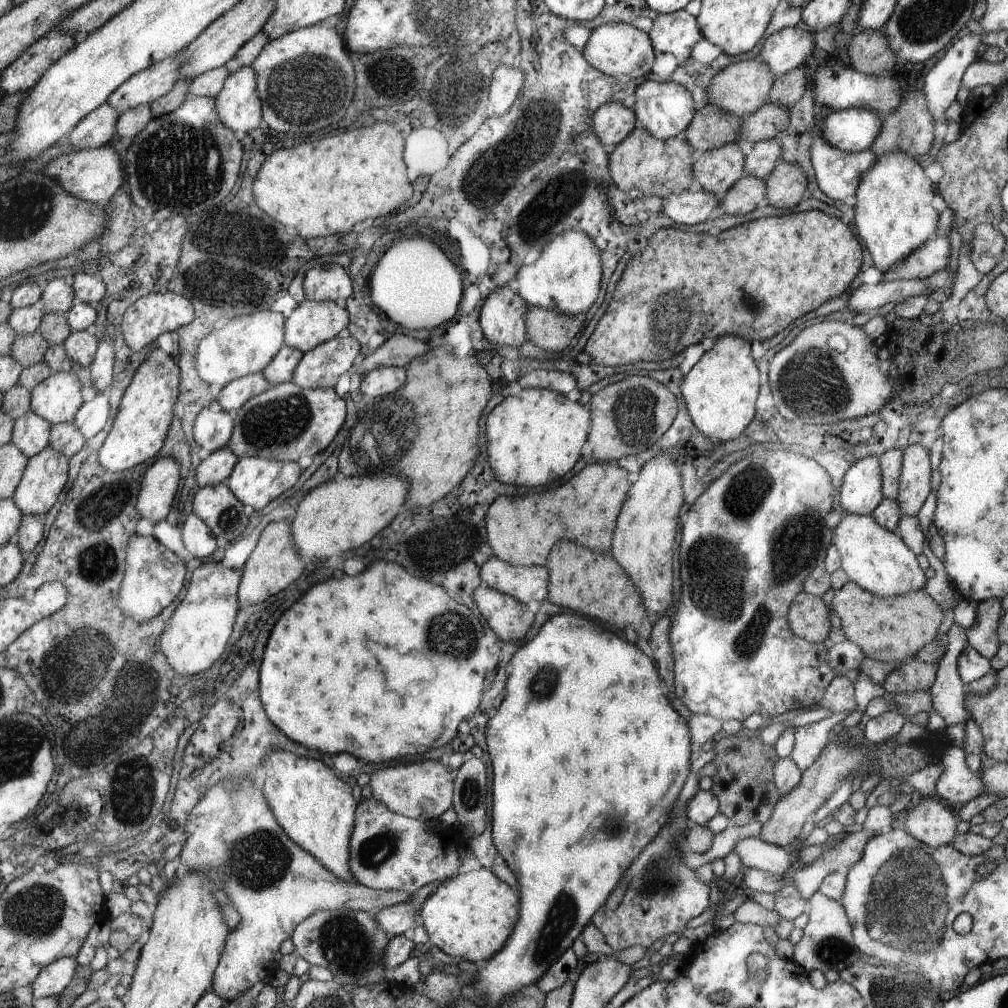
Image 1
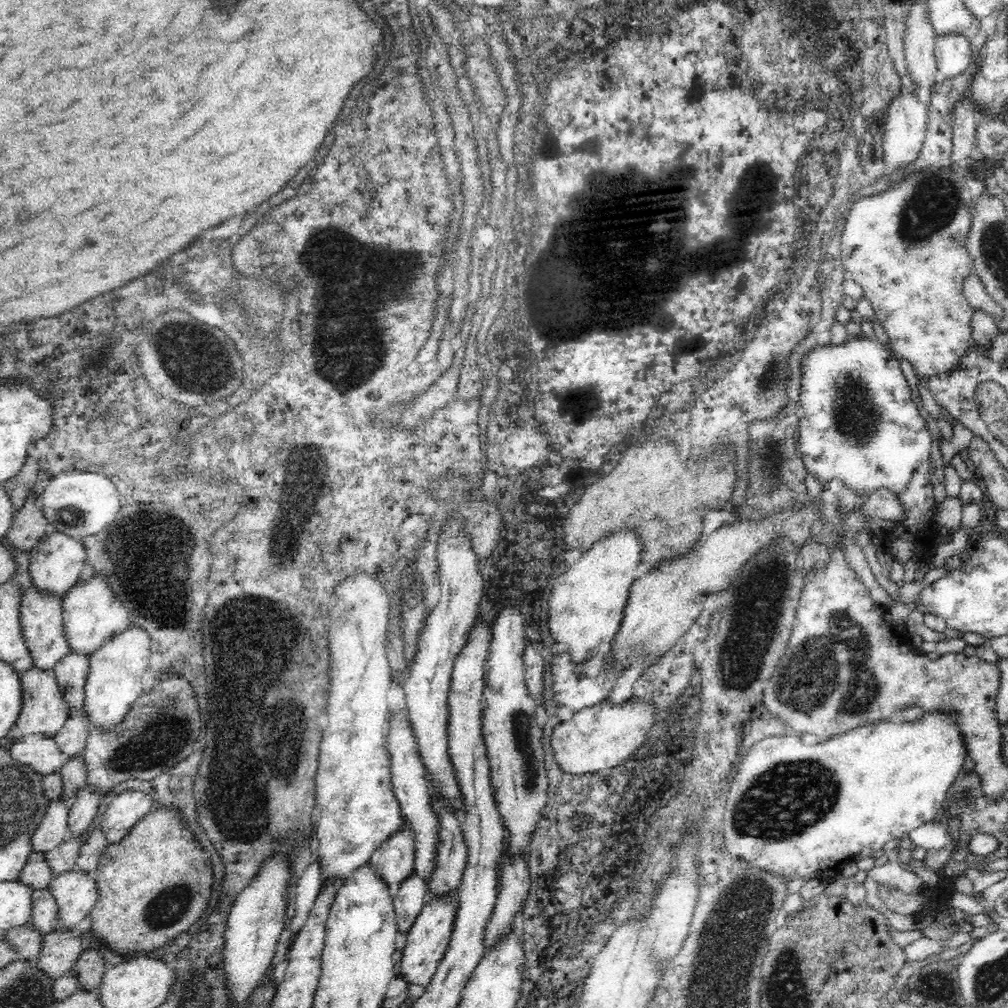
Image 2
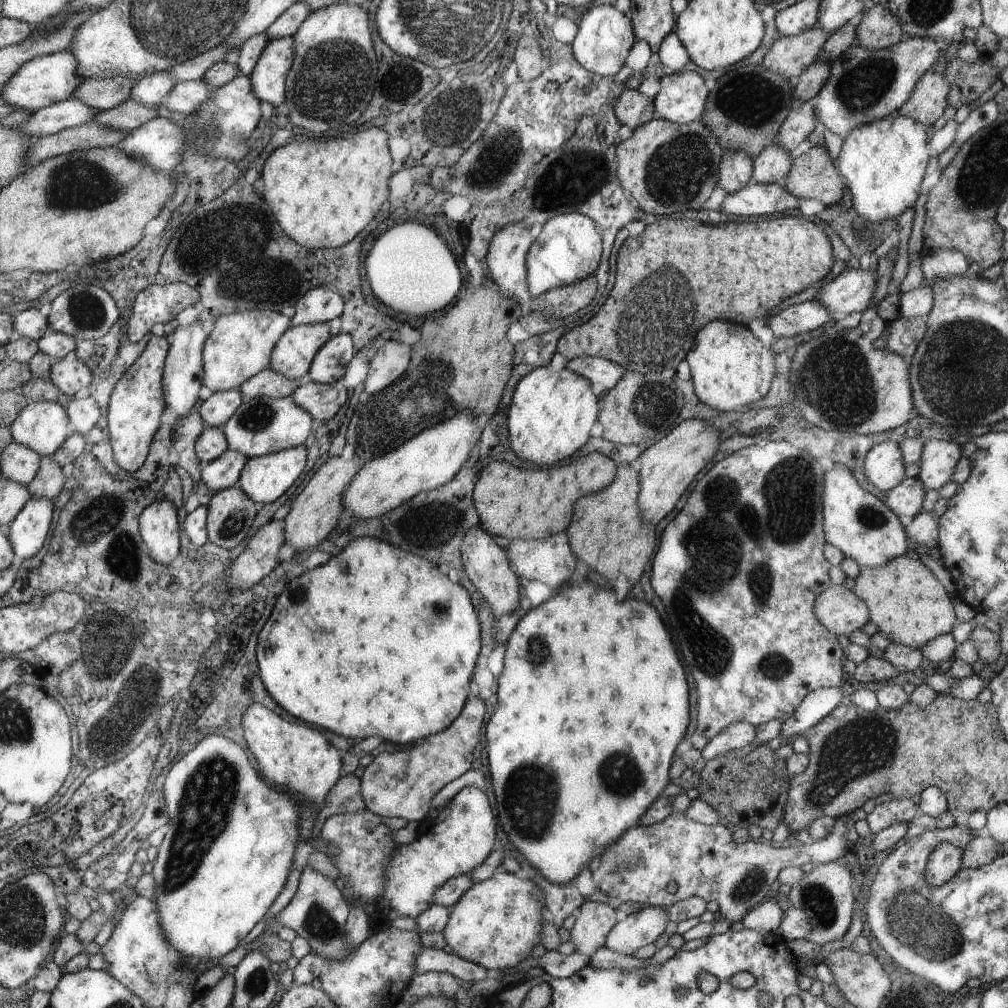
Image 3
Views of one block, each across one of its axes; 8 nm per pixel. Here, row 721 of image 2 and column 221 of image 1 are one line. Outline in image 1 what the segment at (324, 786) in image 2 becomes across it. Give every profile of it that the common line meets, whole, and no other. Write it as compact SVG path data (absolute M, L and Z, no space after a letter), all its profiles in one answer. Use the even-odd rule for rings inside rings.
M271 310L234 317L220 329L203 338L195 351L198 376L210 384L222 384L252 373L261 373L273 361L284 344L284 316Z

